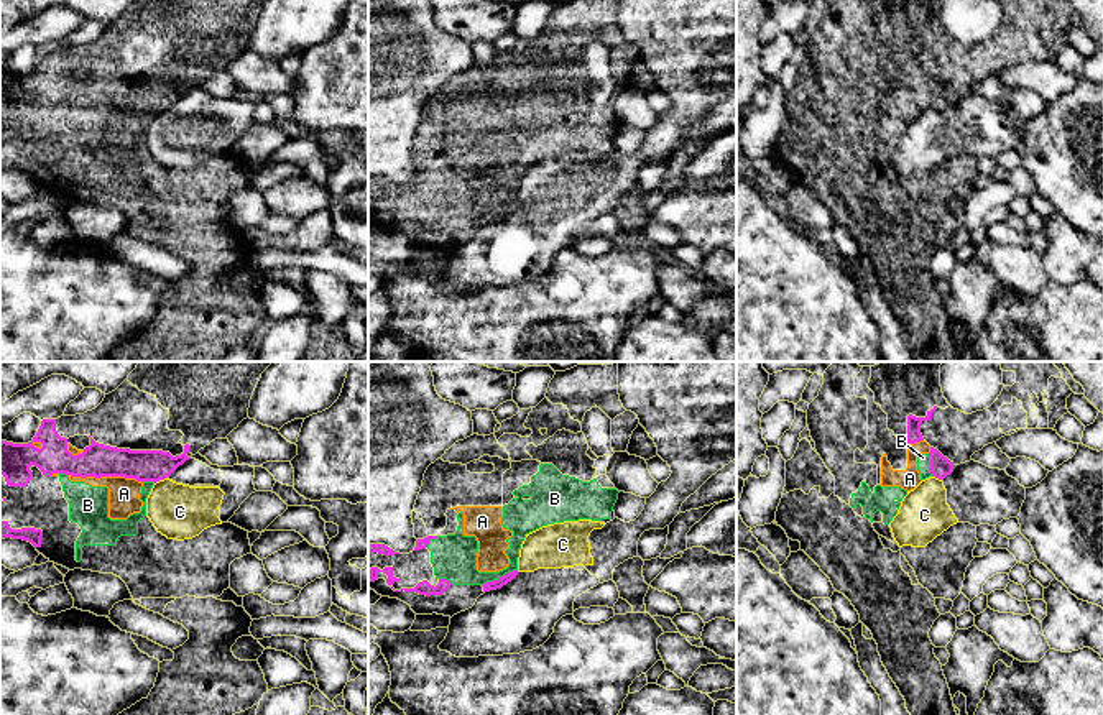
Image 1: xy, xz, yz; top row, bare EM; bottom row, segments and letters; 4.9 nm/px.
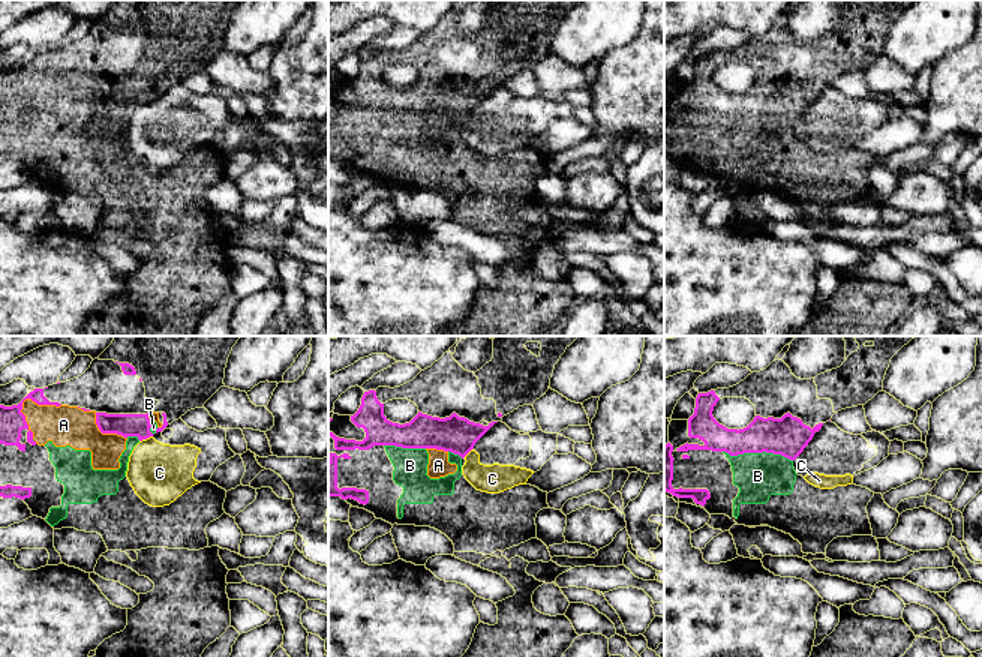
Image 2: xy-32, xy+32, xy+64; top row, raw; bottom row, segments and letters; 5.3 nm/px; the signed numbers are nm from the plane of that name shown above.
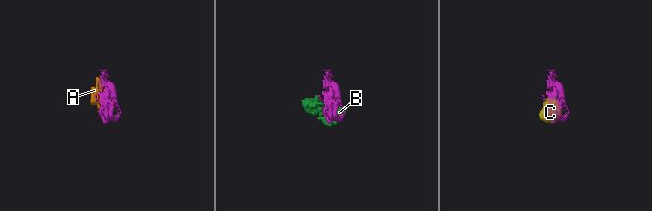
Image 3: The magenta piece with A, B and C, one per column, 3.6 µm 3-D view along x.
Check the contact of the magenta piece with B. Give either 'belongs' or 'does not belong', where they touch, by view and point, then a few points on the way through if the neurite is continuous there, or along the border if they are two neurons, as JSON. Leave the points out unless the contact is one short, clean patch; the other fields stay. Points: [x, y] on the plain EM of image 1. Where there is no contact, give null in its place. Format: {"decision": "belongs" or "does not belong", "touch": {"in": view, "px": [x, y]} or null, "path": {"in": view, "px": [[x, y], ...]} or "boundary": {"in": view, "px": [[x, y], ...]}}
{"decision": "belongs", "touch": {"in": "xz", "px": [500, 209]}}

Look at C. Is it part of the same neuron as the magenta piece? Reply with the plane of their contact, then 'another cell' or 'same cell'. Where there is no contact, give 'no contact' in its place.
meets magenta in xy; another cell

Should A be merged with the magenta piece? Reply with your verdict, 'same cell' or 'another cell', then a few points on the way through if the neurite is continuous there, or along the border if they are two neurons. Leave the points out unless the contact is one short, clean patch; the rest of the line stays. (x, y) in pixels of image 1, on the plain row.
same cell

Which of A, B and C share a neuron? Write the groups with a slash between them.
A B / C

